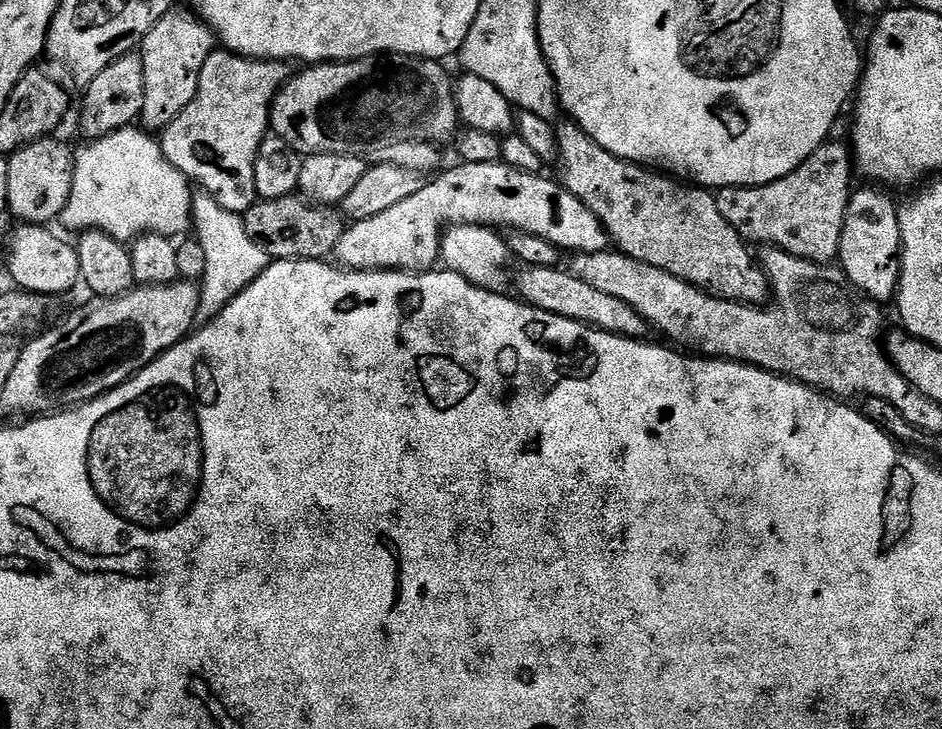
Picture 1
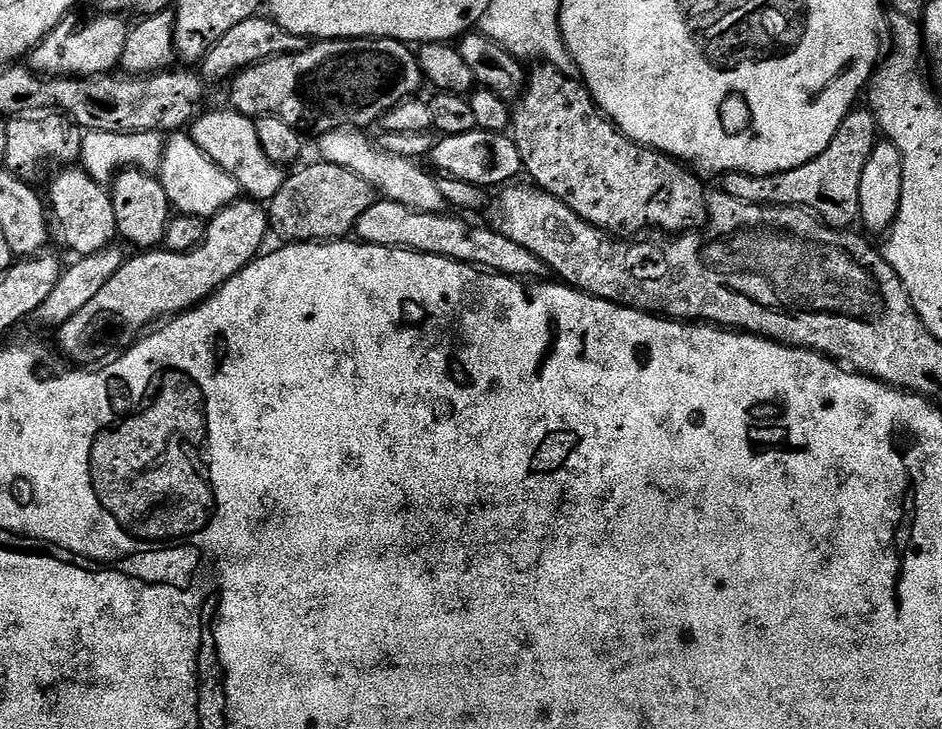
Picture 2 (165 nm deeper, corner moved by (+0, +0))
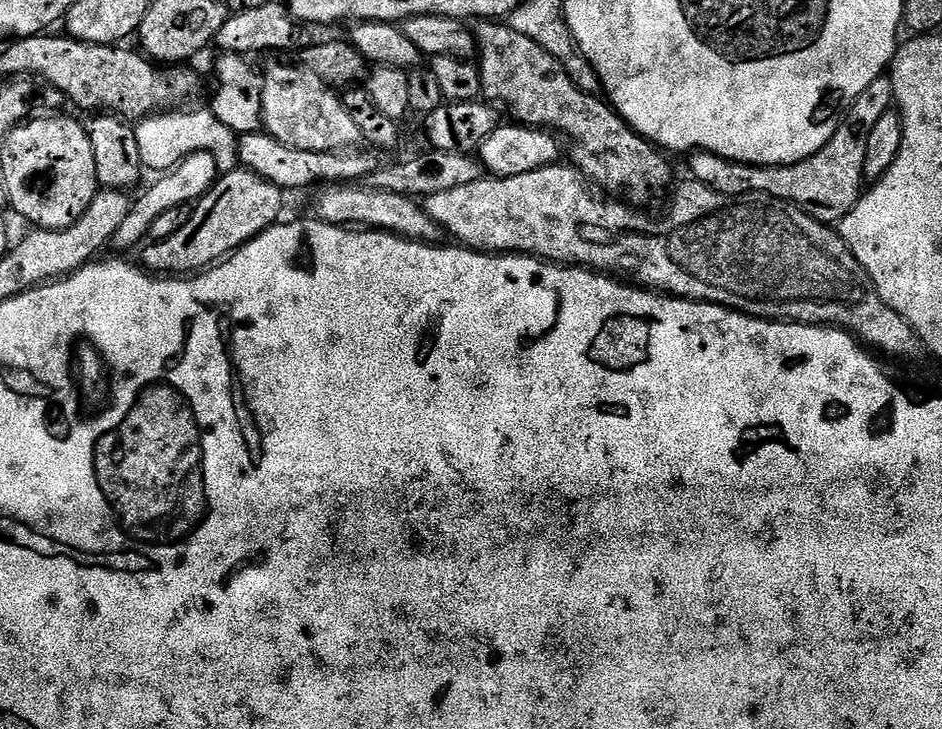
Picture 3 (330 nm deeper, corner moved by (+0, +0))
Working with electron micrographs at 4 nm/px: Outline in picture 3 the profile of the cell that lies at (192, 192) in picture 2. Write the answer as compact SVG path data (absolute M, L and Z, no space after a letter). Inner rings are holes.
M207 107L200 108L197 112L188 111L192 110L169 110L163 114L149 116L135 125L138 150L142 153L145 169L153 168L156 174L163 174L195 152L214 154L217 169L220 170L227 169L229 165L239 165L238 133L230 130L230 126L222 126L222 122L218 122L216 115ZM228 160L232 164L228 164Z

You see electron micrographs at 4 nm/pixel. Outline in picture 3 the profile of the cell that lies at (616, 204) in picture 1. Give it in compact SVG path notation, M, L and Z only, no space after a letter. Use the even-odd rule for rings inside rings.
M484 22L479 26L481 28L477 27L475 34L478 45L478 67L482 78L482 96L485 101L503 106L506 112L508 107L508 112L512 115L509 117L515 123L530 128L543 128L561 137L569 136L572 139L571 163L576 171L582 173L589 182L599 186L605 193L615 194L640 210L647 209L649 207L647 204L656 204L664 195L665 197L669 195L673 187L672 168L664 158L665 153L652 141L645 140L643 136L629 128L607 99L578 90L578 86L574 86L574 82L565 74L558 58L542 50L542 46L534 42L534 38L518 34L518 30L508 27L504 22Z

